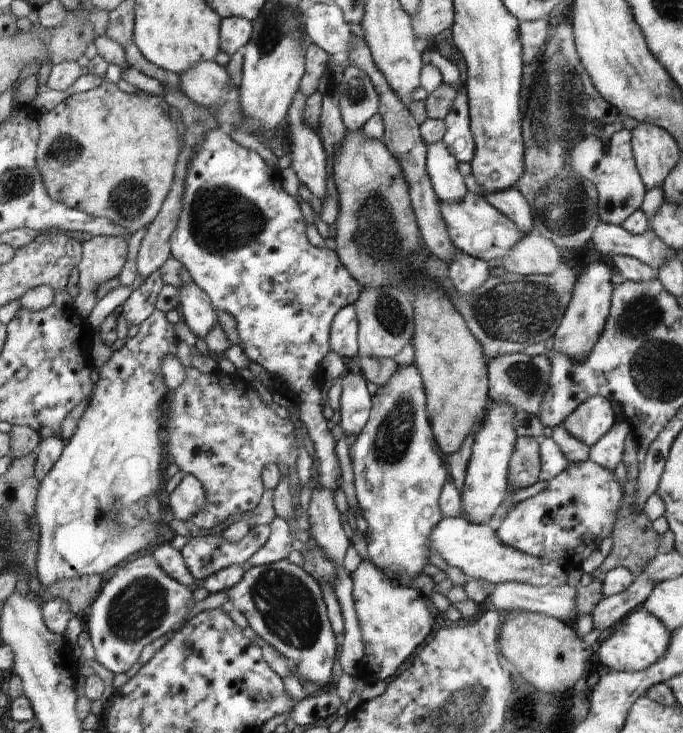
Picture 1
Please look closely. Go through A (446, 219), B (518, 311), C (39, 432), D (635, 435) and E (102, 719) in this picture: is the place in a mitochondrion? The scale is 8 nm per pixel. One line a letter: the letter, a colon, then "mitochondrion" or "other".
A: other
B: mitochondrion
C: other
D: other
E: other

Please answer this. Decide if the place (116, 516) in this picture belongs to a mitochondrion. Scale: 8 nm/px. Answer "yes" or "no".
yes

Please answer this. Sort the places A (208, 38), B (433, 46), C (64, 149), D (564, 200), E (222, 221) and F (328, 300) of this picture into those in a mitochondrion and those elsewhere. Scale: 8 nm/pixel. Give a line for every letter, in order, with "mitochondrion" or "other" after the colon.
A: other
B: other
C: mitochondrion
D: mitochondrion
E: mitochondrion
F: other

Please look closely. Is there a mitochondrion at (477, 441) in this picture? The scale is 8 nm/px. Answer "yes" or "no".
no

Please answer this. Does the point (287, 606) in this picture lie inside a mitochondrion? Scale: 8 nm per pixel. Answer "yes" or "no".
yes

